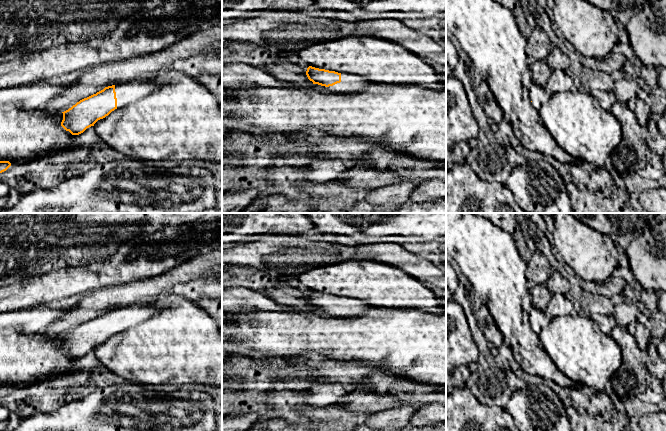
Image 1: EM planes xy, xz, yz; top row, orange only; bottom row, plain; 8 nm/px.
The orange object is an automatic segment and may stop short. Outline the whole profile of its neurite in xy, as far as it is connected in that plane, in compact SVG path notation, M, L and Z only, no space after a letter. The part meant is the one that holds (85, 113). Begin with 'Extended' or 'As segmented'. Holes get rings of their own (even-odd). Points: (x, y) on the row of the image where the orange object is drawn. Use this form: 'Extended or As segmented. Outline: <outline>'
Extended. Outline: M152 76L105 87L62 112L61 126L72 135L79 135L115 109L143 98L153 87Z

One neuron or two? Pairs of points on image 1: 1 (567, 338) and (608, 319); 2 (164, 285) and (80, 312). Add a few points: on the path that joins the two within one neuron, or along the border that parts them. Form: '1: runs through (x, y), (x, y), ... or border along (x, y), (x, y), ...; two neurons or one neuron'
1: border along (589, 315), (605, 333), (610, 335); two neurons
2: runs through (143, 289), (101, 299); one neuron

